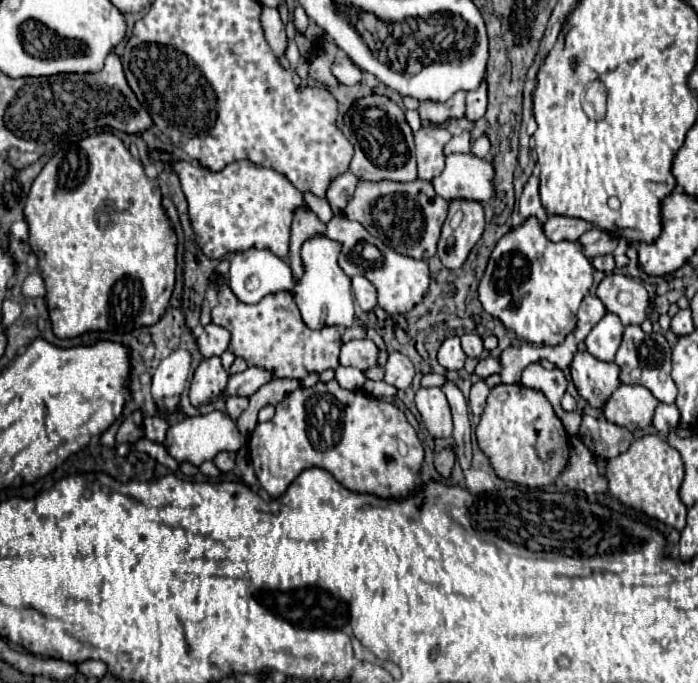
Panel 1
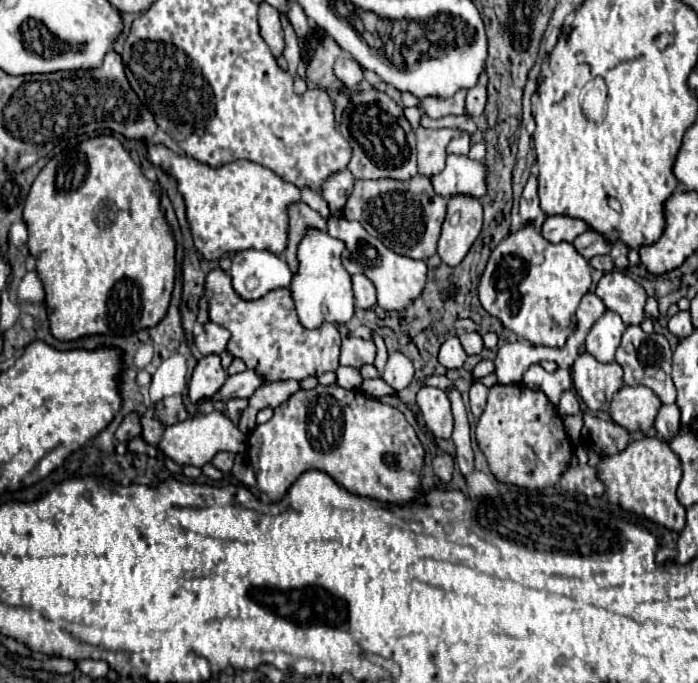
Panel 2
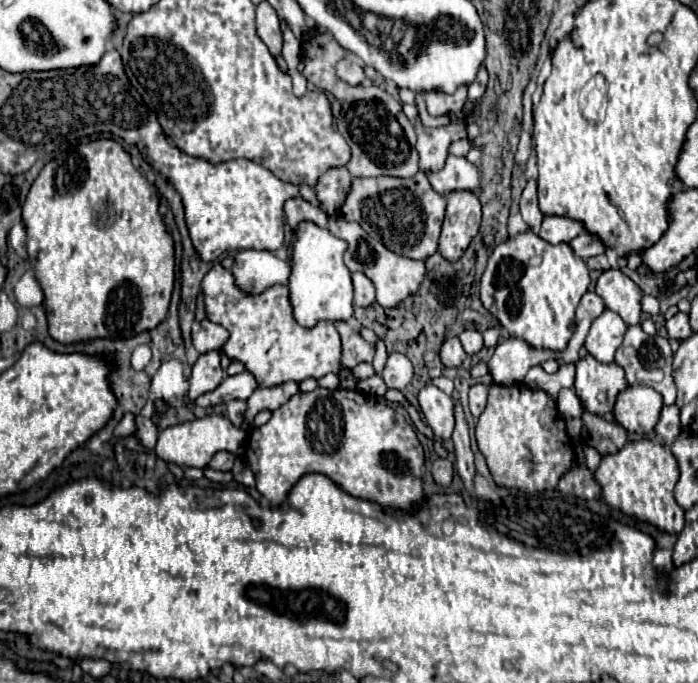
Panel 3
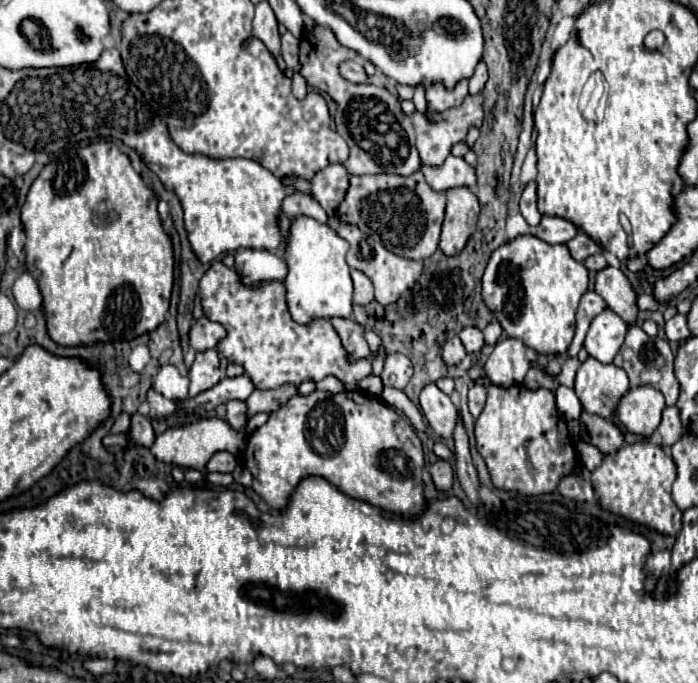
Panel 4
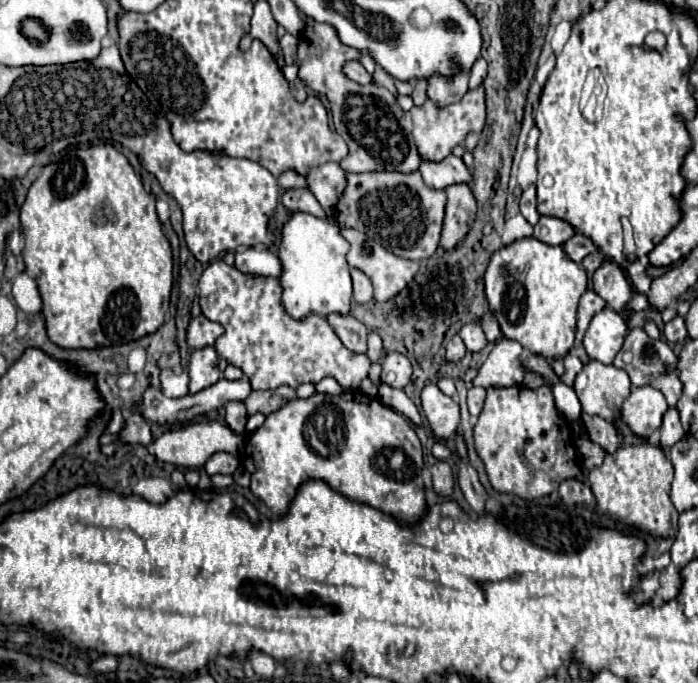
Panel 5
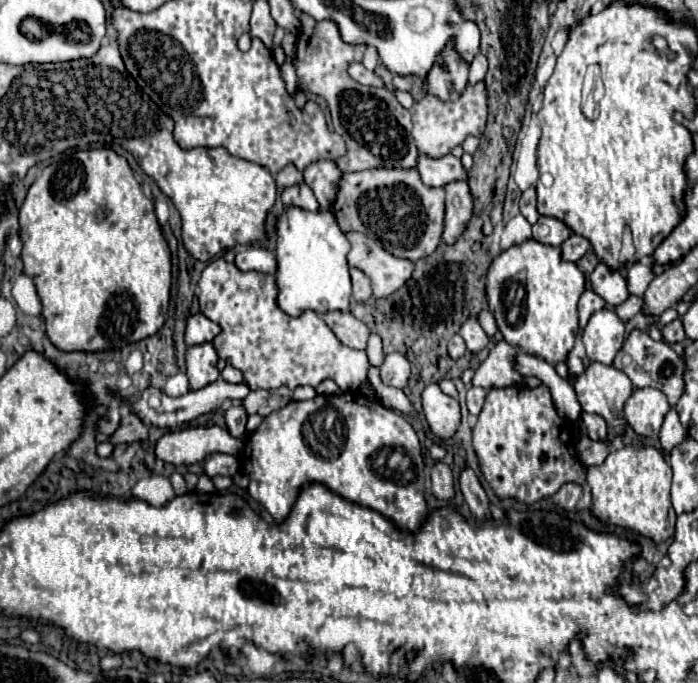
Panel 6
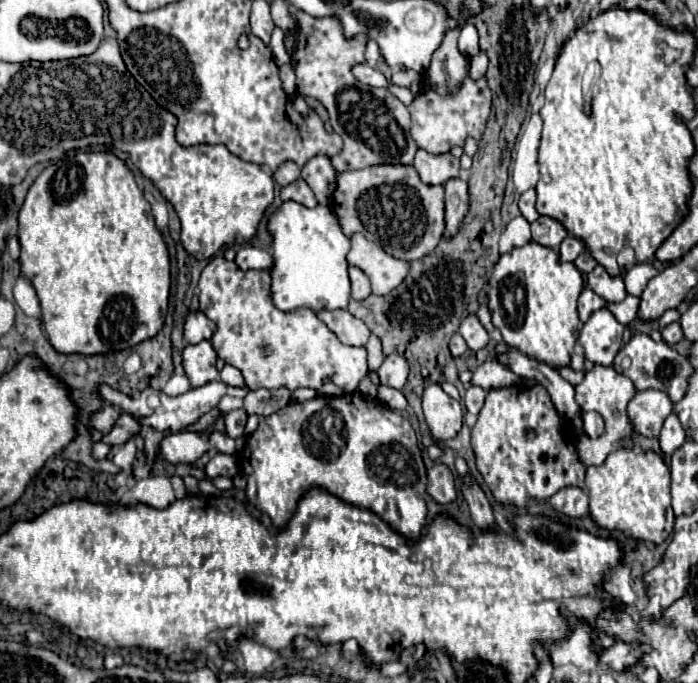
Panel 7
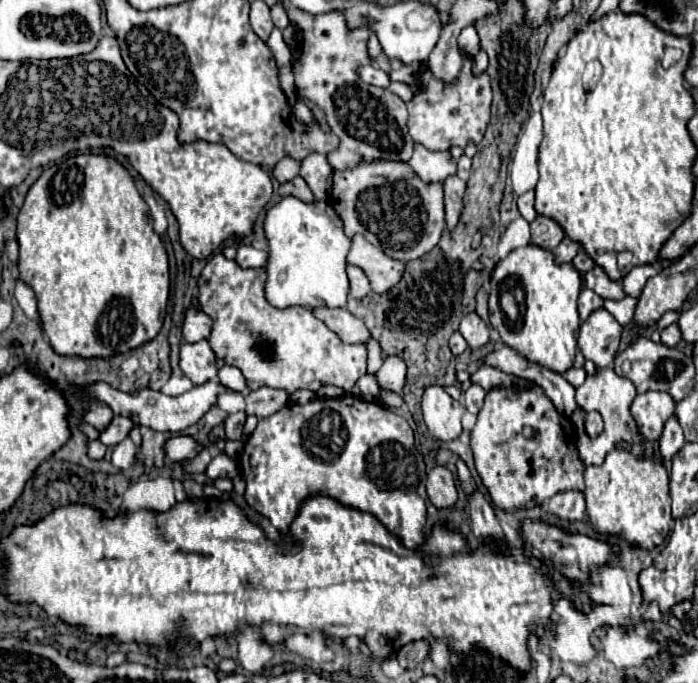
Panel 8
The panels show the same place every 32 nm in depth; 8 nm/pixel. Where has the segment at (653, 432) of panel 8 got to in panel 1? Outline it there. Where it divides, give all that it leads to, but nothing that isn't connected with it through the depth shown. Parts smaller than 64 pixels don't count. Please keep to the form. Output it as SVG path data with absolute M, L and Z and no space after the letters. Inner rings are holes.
M636 384L636 386L620 386L612 398L604 406L606 420L624 426L628 430L648 428L654 418L654 410L660 402L654 398L654 394Z

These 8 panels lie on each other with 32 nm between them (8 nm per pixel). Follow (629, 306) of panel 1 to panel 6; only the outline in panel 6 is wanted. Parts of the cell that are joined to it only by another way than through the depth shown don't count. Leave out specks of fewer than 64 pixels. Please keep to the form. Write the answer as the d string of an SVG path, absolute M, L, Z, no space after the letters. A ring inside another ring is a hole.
M598 264L590 274L590 286L598 296L606 300L608 306L618 306L630 296L624 276L618 270L612 272L604 264Z

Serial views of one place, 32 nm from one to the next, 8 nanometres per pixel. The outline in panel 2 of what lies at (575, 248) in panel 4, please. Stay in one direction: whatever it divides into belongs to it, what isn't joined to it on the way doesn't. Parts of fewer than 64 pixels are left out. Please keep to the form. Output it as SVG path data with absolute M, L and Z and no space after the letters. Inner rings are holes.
M586 230L584 234L580 234L572 244L574 244L576 252L582 254L586 260L590 260L592 256L598 256L598 254L608 254L612 250L612 244L608 244L604 240L604 236L600 236L598 232L592 232L592 230Z

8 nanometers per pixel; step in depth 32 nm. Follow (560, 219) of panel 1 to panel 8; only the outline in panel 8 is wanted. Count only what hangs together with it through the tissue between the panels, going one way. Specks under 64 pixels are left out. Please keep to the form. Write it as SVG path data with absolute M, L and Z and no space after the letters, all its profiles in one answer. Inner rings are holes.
M536 216L536 220L530 224L530 232L532 232L532 244L544 250L554 250L564 238L562 228L552 218L546 216Z

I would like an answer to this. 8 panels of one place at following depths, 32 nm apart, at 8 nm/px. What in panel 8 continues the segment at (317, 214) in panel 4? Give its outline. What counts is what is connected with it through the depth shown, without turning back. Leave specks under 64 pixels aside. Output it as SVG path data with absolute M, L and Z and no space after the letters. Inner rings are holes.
M296 176L296 178L280 184L278 192L280 192L280 196L288 196L288 192L292 192L292 196L300 196L300 200L314 200L312 190L308 188L308 184L304 184L302 176Z

